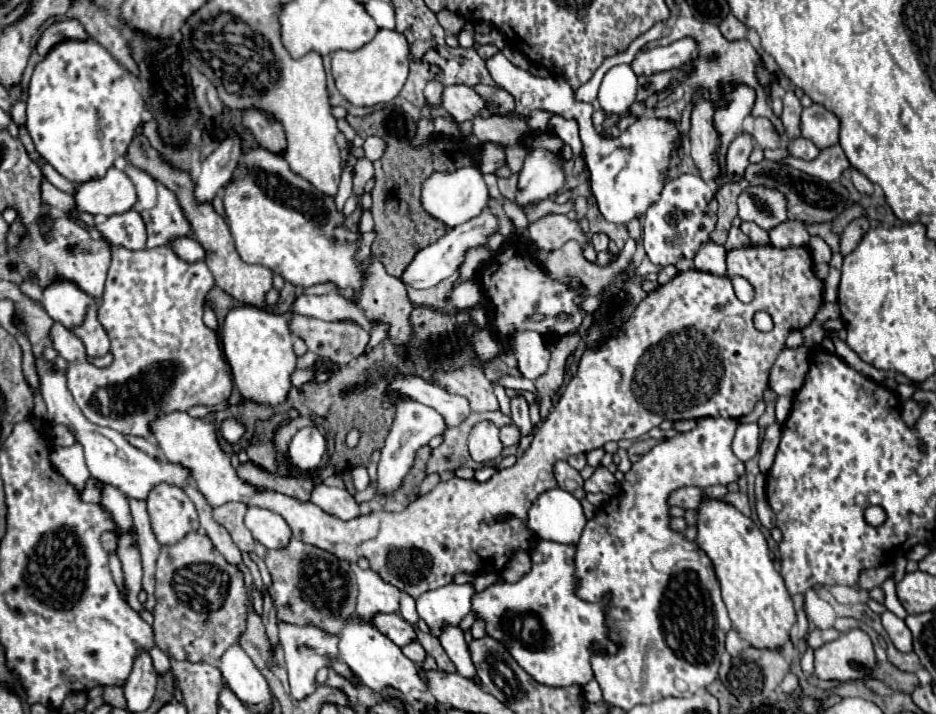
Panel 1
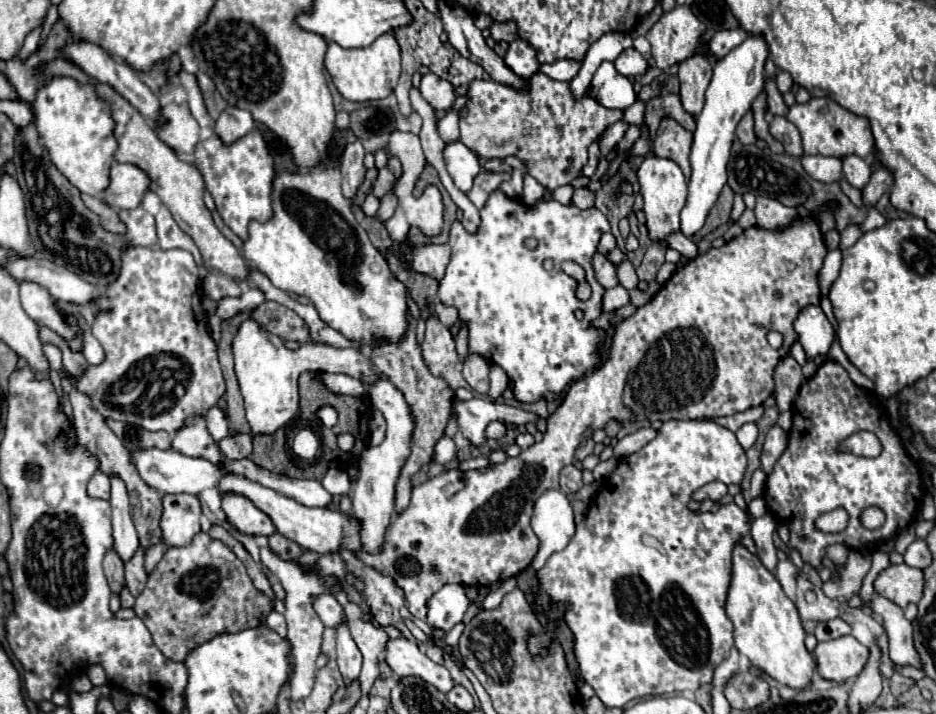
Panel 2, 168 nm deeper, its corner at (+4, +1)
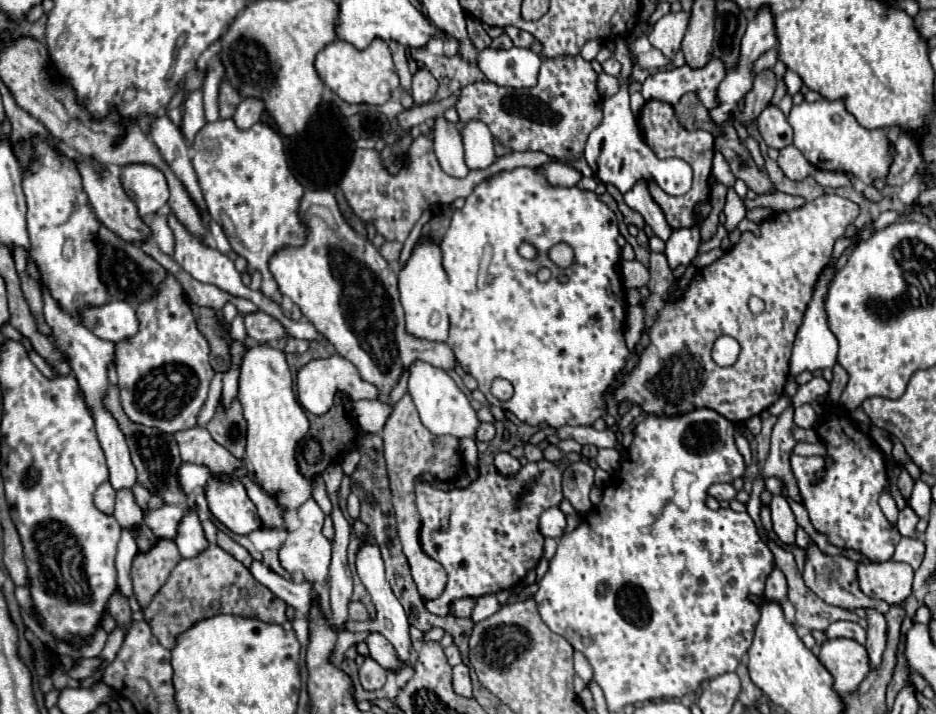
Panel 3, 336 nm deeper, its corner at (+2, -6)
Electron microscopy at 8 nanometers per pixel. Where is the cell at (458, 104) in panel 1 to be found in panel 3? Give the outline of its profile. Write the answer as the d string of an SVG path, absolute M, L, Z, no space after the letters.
M419 70L413 76L413 86L411 86L411 96L417 104L427 104L435 98L439 90L439 84L435 80L435 76L429 70Z

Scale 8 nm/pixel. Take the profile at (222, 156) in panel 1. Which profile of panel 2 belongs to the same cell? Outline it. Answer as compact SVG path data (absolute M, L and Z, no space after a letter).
M227 107L217 119L213 131L223 139L223 143L229 145L253 129L255 129L255 121L249 111L239 107Z

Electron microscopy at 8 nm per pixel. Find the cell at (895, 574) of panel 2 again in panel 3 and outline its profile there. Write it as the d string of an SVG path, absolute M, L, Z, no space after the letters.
M893 560L859 564L857 572L861 590L871 598L901 606L913 594L913 568L909 568L909 564Z

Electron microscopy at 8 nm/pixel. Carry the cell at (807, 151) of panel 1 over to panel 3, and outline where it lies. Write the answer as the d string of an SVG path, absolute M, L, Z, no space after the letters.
M767 106L765 112L761 112L757 118L757 128L765 144L771 148L781 150L793 144L793 130L777 106Z

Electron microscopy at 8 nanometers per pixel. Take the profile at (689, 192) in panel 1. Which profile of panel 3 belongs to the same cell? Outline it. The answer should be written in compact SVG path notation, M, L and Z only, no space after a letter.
M615 40L615 58L621 60L621 90L611 96L605 98L603 102L603 122L589 134L587 146L585 146L585 160L587 164L593 168L593 172L599 176L601 182L609 182L613 186L619 188L619 192L627 192L631 190L639 180L645 182L657 182L657 186L671 194L671 196L679 196L685 194L691 188L691 168L687 162L683 162L681 158L665 158L659 160L653 150L639 138L639 128L637 128L637 120L629 110L629 92L627 92L627 76L631 72L631 60L627 54L627 46L625 40Z

